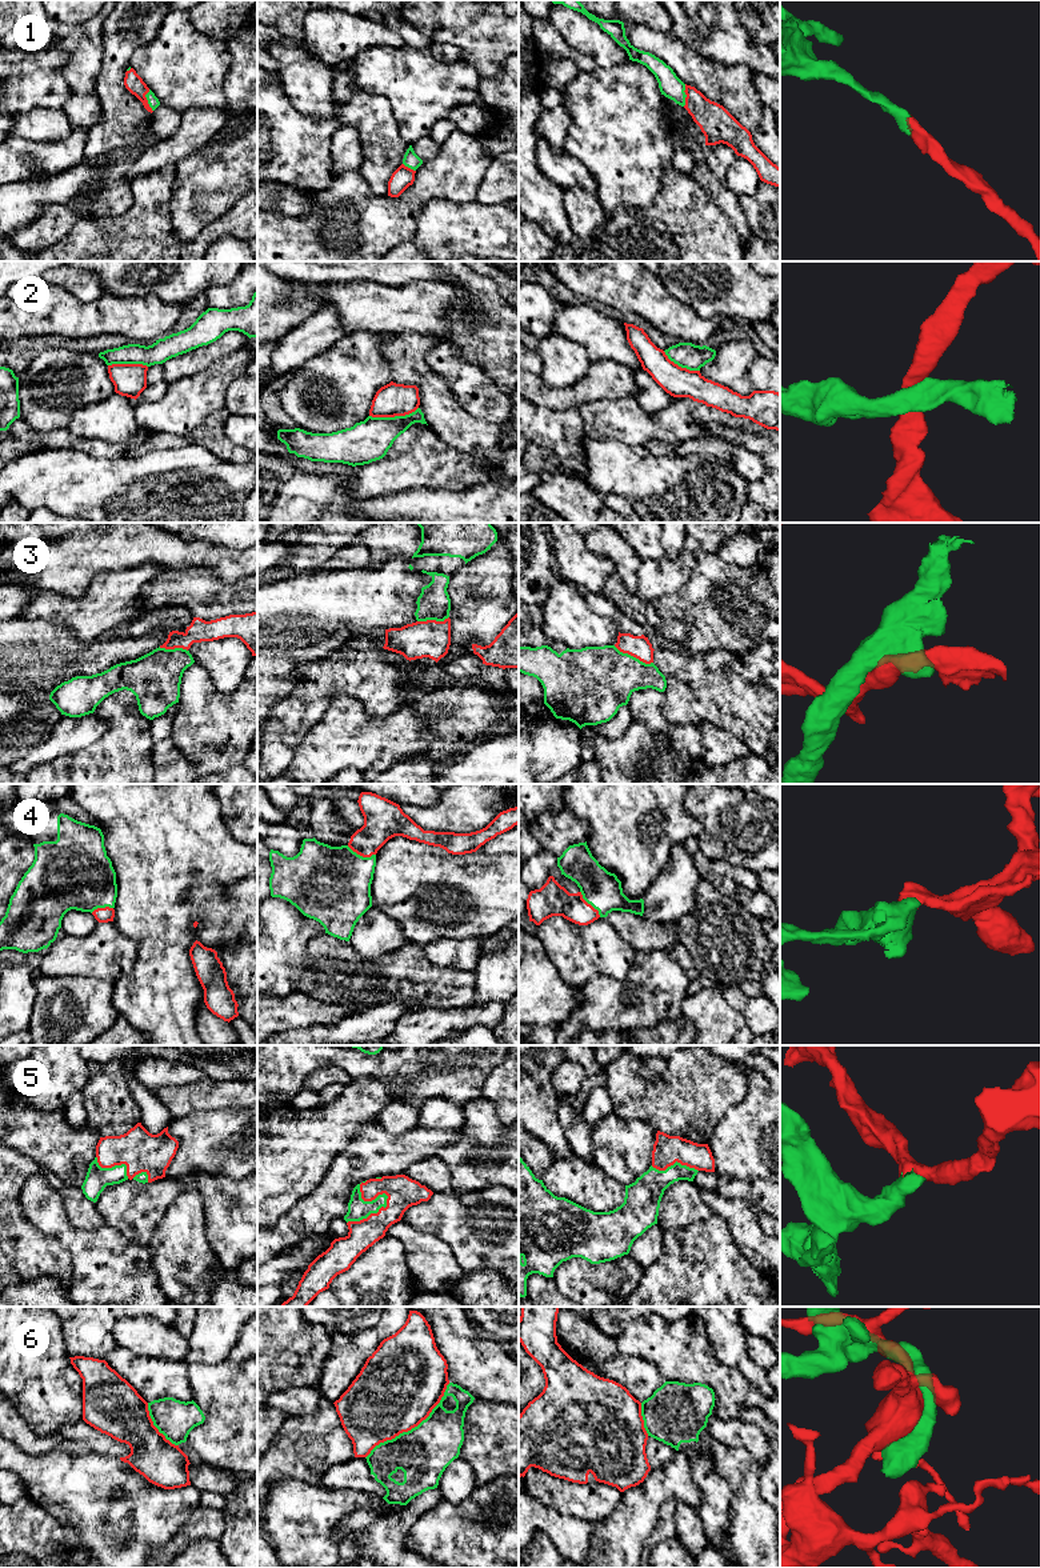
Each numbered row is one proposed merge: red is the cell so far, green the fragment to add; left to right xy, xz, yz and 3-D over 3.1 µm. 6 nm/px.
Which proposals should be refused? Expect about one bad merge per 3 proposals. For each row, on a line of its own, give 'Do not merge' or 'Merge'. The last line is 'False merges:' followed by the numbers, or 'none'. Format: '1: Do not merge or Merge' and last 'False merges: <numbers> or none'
1: Merge
2: Do not merge
3: Do not merge
4: Merge
5: Merge
6: Do not merge
False merges: 2, 3, 6

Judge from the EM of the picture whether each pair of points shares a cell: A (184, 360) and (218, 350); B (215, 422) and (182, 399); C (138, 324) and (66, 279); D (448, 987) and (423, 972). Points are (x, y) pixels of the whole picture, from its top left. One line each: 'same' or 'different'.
A: same
B: different
C: different
D: same

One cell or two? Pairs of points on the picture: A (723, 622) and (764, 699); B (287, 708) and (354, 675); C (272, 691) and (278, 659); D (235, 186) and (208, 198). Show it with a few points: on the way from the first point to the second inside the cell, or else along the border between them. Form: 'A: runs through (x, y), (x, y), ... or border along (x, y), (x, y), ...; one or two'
A: border along (766, 640), (739, 655), (726, 651), (710, 652); two
B: runs through (306, 712), (314, 698), (335, 676); one
C: runs through (272, 683), (272, 672), (278, 667); one
D: runs through (228, 186), (220, 186), (215, 191); one

